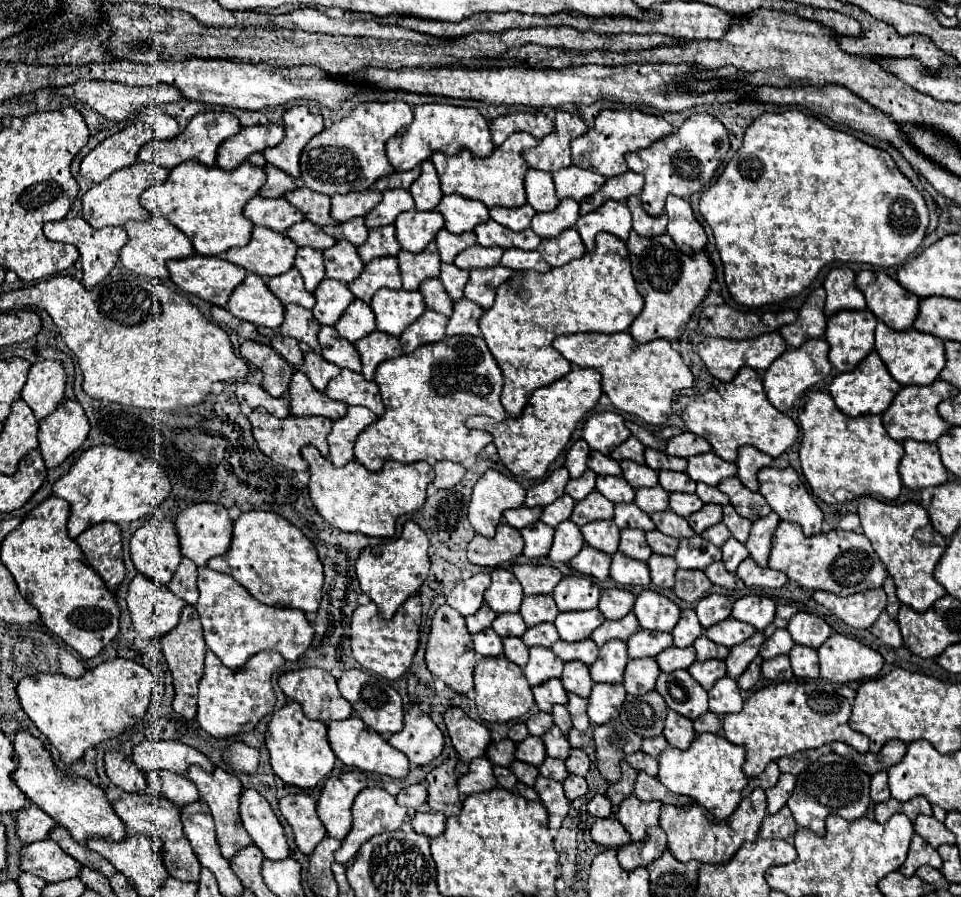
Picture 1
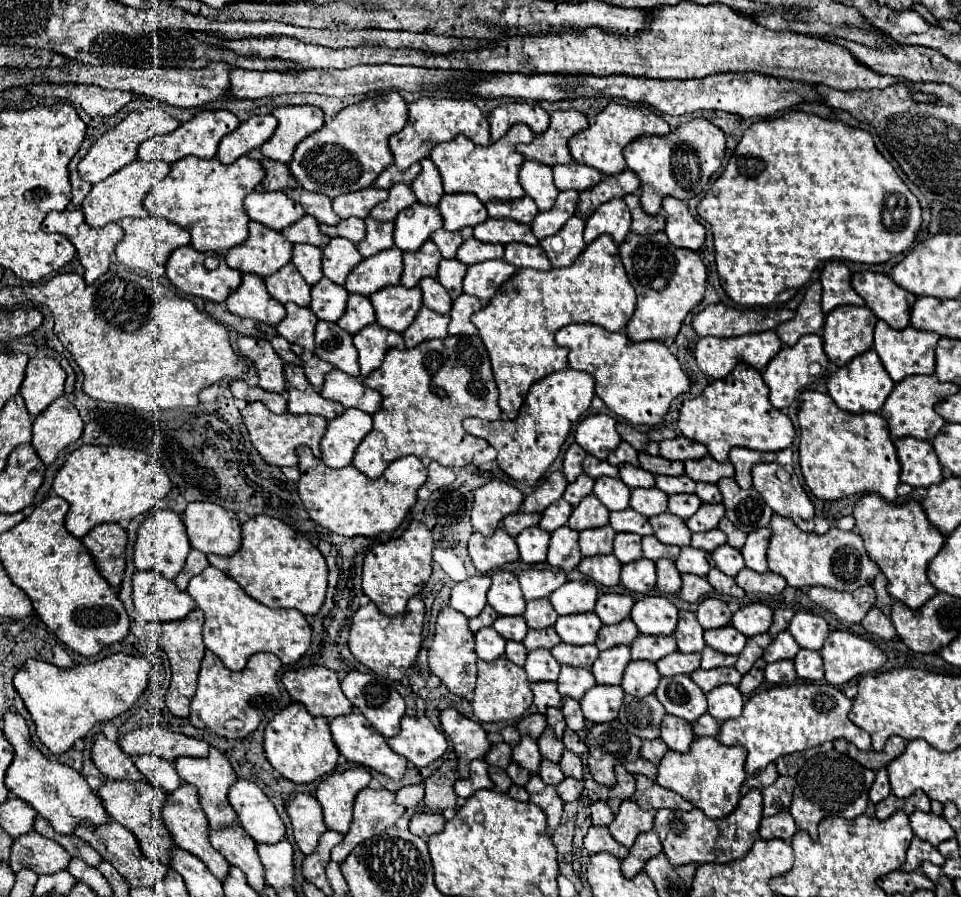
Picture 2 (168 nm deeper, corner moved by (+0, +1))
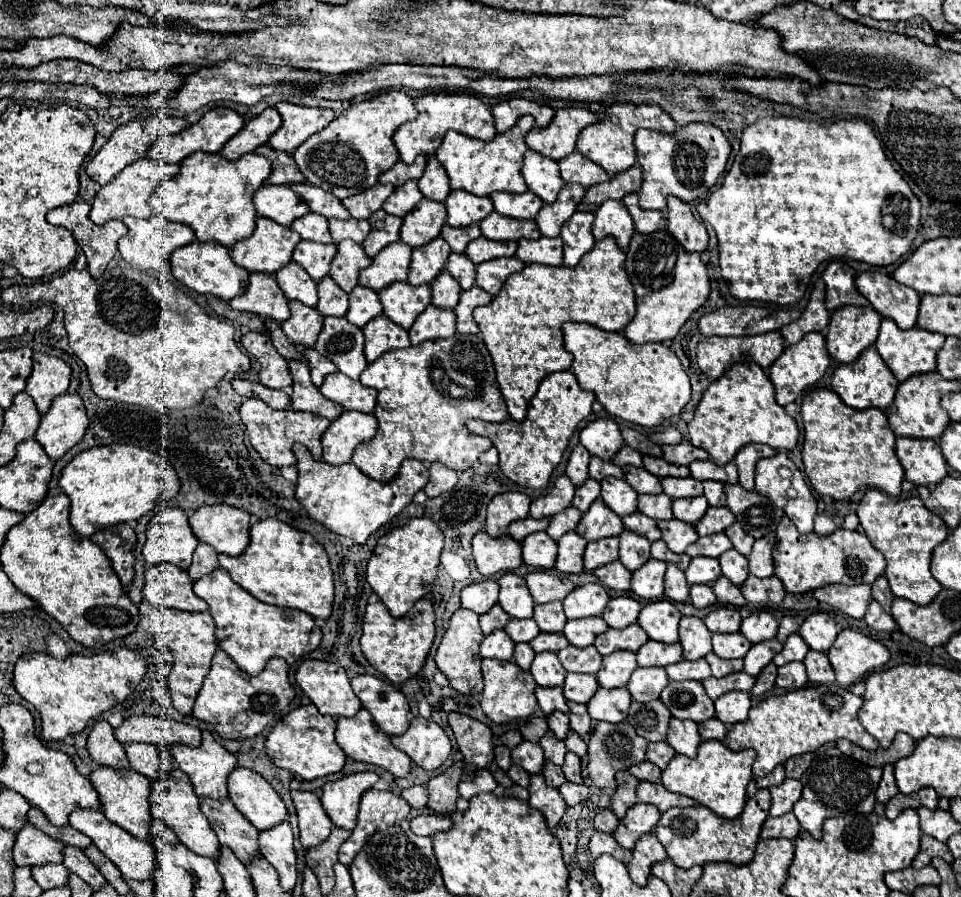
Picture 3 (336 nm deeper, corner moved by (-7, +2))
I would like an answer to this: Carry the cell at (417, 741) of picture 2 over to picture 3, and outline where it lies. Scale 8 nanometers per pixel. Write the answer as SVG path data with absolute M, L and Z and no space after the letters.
M414 717L408 731L392 737L392 743L426 771L438 769L448 759L452 749L444 729L424 717Z

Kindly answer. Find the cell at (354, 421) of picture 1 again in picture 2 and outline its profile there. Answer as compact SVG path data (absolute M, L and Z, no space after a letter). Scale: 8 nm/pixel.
M347 408L341 416L333 418L321 440L321 460L329 468L349 466L359 442L371 430L371 424L371 416L357 408Z

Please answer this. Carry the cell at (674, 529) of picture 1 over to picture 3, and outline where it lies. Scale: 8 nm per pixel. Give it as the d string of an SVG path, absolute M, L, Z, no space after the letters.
M678 519L658 521L658 529L662 531L662 539L674 553L684 553L690 543L698 539L698 533L692 525L684 525Z

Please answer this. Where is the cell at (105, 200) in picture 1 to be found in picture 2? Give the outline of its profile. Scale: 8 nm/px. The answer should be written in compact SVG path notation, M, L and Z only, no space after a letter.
M135 160L135 162L127 164L119 172L115 172L109 178L97 182L91 188L91 192L85 196L85 200L81 204L83 214L85 214L85 222L89 226L93 226L93 228L101 228L101 226L105 226L109 222L119 222L125 216L145 218L147 210L143 206L143 198L145 198L147 190L153 188L157 182L161 182L167 174L169 174L169 164L165 164L165 162Z

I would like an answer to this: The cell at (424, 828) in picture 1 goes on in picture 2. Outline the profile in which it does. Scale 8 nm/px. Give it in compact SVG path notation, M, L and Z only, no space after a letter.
M419 812L409 822L409 830L421 838L429 838L431 834L441 832L443 826L445 826L445 818L439 812Z

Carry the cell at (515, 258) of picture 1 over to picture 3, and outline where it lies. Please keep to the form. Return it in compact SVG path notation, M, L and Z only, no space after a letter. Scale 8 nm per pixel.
M540 237L536 241L520 239L516 257L520 261L524 261L526 265L530 265L530 263L562 265L562 239L560 237L552 237L552 239Z

